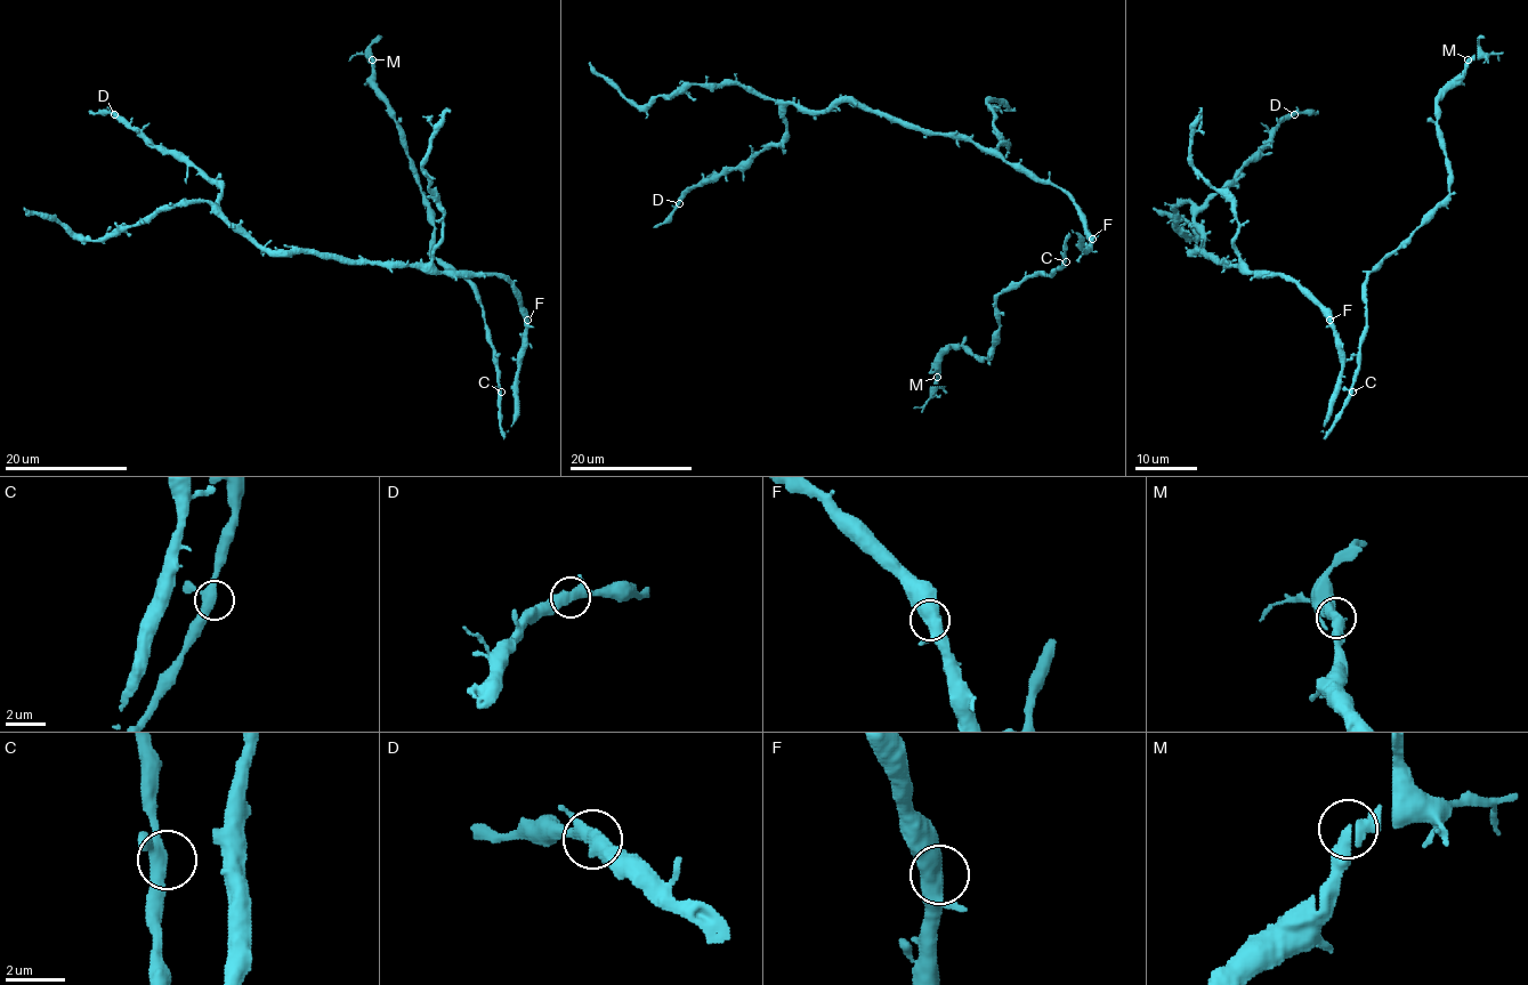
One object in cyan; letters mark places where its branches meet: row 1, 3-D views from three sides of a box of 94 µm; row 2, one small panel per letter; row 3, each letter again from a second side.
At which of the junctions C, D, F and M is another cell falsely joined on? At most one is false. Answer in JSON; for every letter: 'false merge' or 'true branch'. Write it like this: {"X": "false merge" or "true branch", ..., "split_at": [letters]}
{"C": "true branch", "D": "true branch", "F": "true branch", "M": "true branch", "split_at": []}

